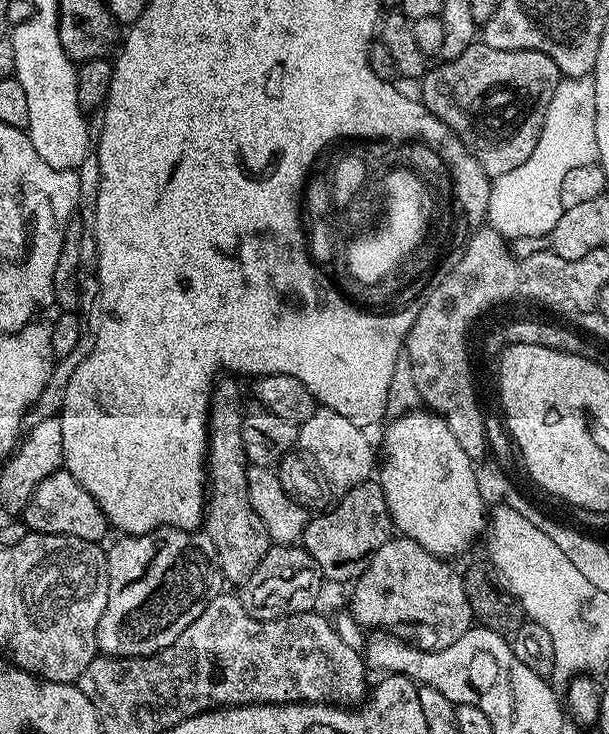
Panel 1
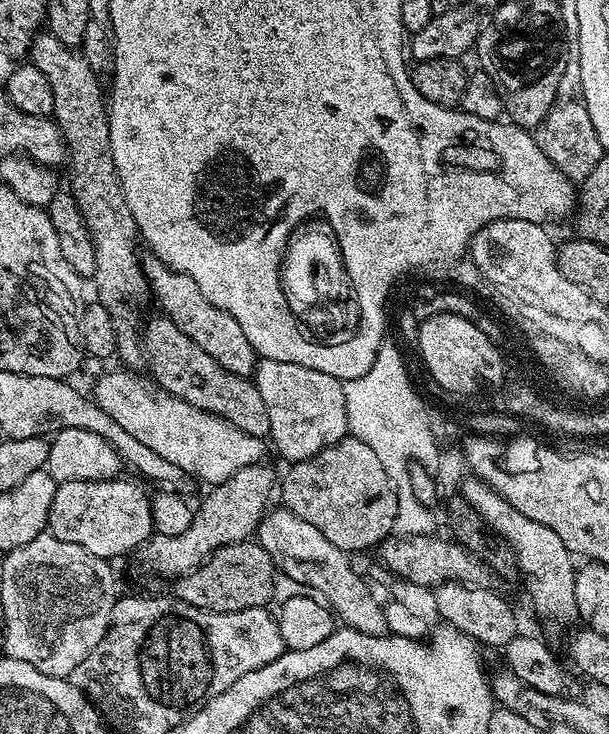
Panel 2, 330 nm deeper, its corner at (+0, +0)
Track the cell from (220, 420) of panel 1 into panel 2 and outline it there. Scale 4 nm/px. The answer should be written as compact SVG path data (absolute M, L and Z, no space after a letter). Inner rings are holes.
M47 30L34 38L30 62L42 70L42 74L46 74L46 82L50 82L50 90L54 90L51 119L60 127L64 144L68 147L66 164L72 167L70 191L78 202L78 210L82 210L94 242L94 252L98 254L94 283L100 295L97 296L99 304L106 306L106 310L110 310L110 318L114 318L116 356L124 363L121 365L132 370L139 369L145 355L142 319L135 304L139 300L148 300L150 289L144 276L141 253L136 253L138 233L134 214L130 214L130 206L114 166L114 154L110 150L110 122L106 92L100 89L101 77L90 70L90 66L86 66L86 58L77 49L67 48Z

